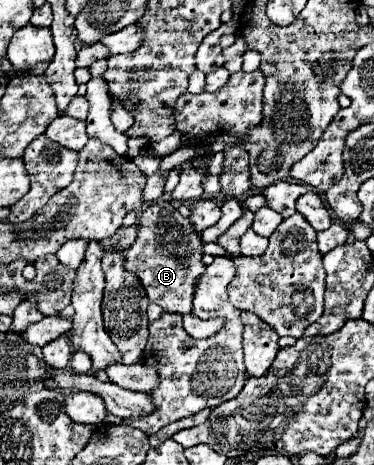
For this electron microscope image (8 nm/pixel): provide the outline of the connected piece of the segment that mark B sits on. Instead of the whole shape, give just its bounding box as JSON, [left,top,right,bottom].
[126,200,224,338]

